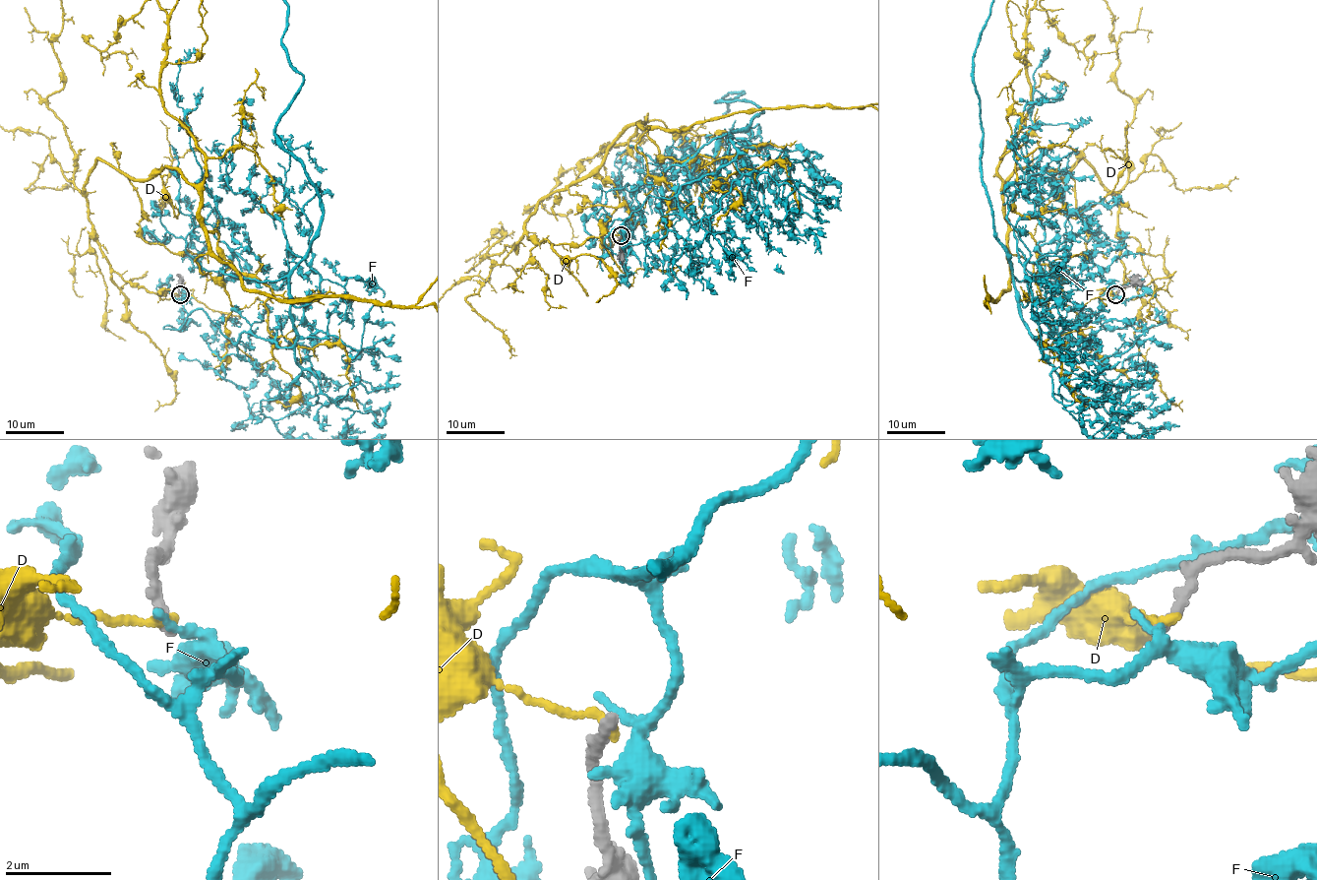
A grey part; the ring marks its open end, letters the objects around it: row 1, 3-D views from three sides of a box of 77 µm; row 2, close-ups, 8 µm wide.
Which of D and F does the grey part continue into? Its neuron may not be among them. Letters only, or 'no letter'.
no letter

